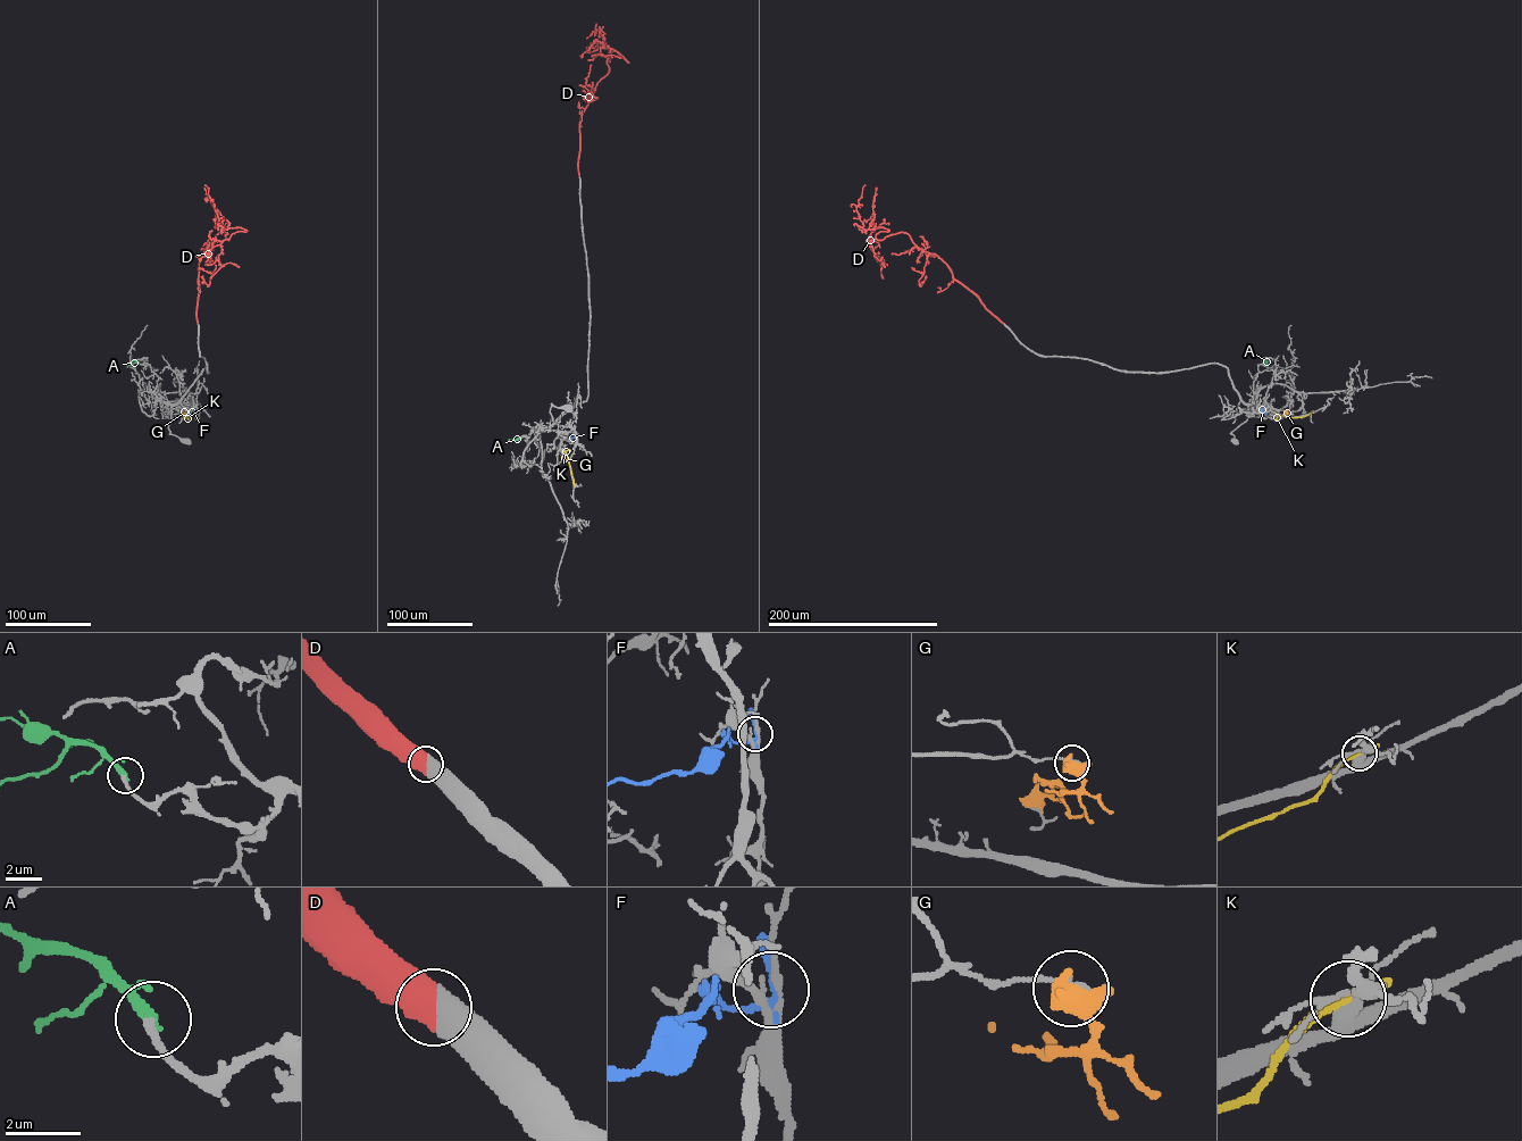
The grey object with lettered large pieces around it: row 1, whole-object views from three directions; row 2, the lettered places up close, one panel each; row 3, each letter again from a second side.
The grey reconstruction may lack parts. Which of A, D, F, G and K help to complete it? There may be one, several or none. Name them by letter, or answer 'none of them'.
D

